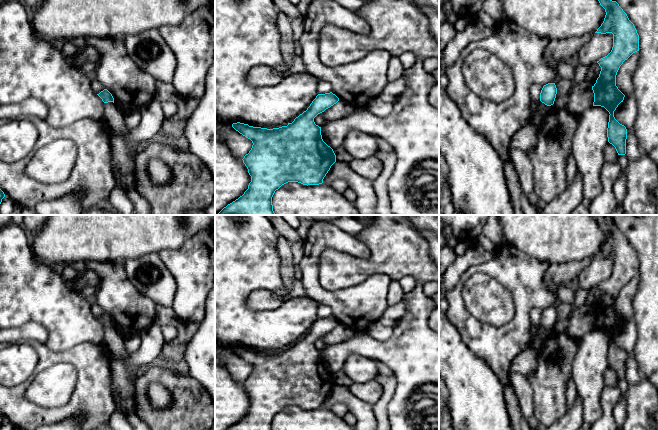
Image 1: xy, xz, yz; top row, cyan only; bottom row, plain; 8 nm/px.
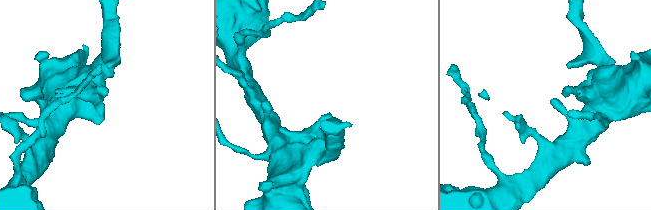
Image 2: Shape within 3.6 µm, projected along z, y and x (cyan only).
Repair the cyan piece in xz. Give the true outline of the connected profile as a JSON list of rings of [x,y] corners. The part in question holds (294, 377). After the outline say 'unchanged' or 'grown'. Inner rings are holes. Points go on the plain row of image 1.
[[[332,316],[318,318],[306,335],[296,341],[292,347],[279,352],[267,353],[240,346],[233,347],[232,351],[253,367],[249,377],[242,383],[251,400],[251,406],[244,418],[227,430],[273,430],[272,421],[275,415],[288,406],[298,406],[307,410],[322,408],[324,401],[336,386],[336,379],[333,373],[323,365],[321,351],[315,348],[314,342],[338,325],[339,322]]]; unchanged

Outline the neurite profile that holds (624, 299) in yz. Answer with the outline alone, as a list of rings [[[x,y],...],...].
[[[639,275],[633,277],[620,290],[616,299],[616,310],[624,318],[629,319],[633,315],[632,299],[635,297],[639,285]]]

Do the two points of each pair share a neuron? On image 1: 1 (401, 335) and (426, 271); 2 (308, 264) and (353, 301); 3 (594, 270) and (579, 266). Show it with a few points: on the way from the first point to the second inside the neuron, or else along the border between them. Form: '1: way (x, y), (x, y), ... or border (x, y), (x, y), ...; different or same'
1: border (416, 279), (425, 283); different
2: way (310, 279), (326, 297), (338, 301); same
3: border (592, 259), (572, 285); different

